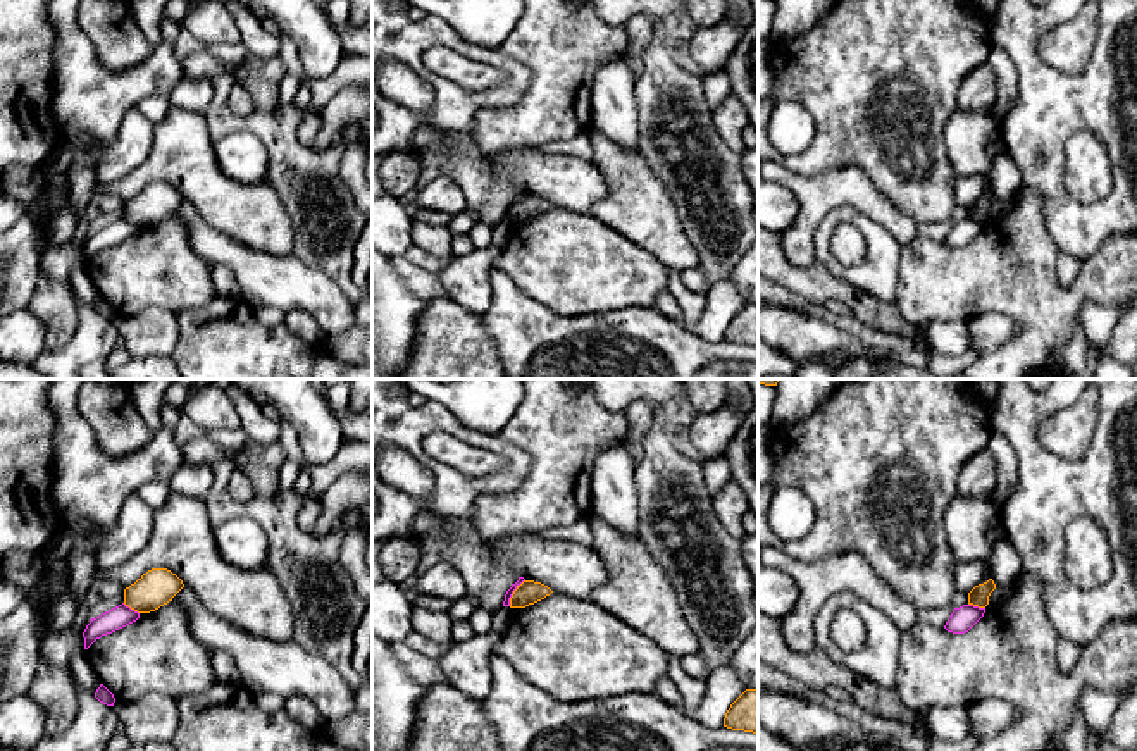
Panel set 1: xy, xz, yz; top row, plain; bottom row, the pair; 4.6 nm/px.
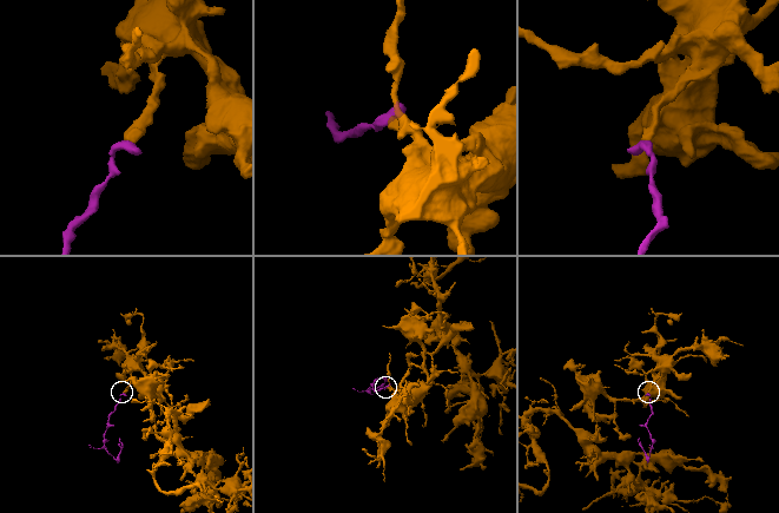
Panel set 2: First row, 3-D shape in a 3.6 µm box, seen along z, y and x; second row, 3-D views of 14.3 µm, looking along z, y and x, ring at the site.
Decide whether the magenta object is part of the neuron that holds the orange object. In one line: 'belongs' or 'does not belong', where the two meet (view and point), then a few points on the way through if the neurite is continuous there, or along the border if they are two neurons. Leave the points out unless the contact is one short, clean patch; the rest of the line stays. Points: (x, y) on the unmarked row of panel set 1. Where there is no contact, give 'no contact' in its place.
does not belong; contact xz (514, 207); border xz (524, 193), (514, 205), (509, 219)

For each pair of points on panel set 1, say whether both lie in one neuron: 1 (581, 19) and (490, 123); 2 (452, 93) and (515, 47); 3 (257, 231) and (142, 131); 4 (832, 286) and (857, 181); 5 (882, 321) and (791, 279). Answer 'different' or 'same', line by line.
1: same
2: different
3: different
4: different
5: same

